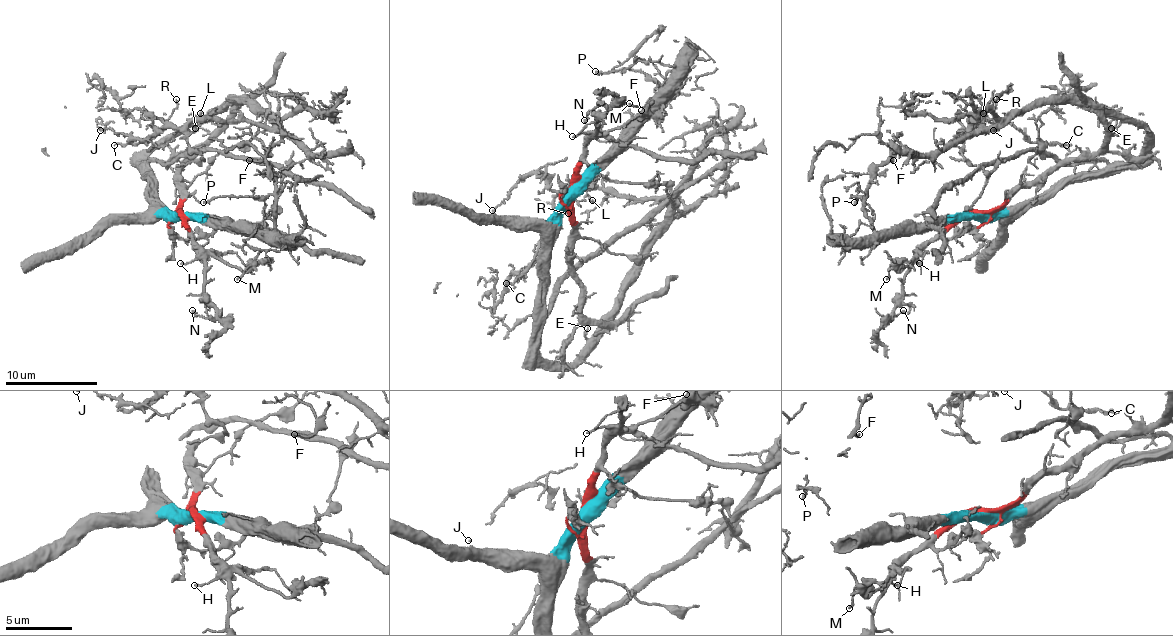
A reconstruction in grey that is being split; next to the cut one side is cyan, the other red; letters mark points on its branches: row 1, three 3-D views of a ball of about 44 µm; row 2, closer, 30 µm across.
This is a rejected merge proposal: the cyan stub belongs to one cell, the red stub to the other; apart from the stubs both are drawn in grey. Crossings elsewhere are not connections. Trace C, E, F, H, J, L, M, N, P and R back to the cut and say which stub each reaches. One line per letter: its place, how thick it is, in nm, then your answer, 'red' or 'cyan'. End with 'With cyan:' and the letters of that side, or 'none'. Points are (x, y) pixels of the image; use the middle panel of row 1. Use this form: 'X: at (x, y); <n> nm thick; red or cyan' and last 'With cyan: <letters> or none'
C: at (506, 283); 170 nm thick; cyan
E: at (587, 328); 150 nm thick; cyan
F: at (641, 110); 120 nm thick; cyan
H: at (572, 136); 130 nm thick; red
J: at (492, 210); 110 nm thick; cyan
L: at (592, 200); 140 nm thick; cyan
M: at (629, 103); 160 nm thick; red
N: at (584, 120); 150 nm thick; red
P: at (595, 71); 190 nm thick; cyan
R: at (568, 213); 120 nm thick; cyan
With cyan: C, E, F, J, L, P, R

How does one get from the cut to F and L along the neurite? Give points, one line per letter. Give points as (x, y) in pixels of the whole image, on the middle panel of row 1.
F: (572, 192), (664, 93), (666, 82), (654, 105), (641, 109)
L: (572, 192), (551, 247), (537, 353), (544, 360), (572, 362), (668, 208), (664, 199), (590, 188), (593, 199)

